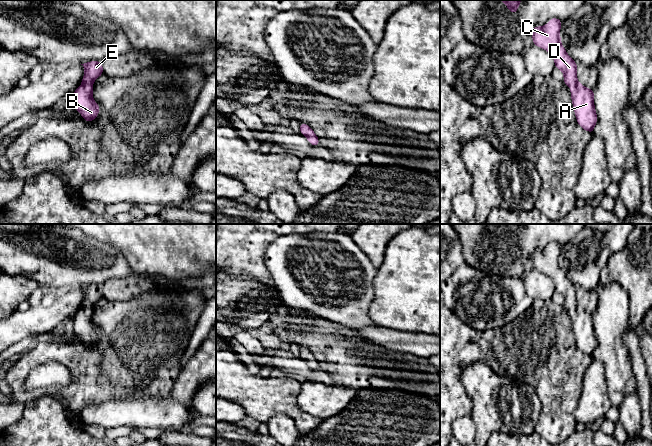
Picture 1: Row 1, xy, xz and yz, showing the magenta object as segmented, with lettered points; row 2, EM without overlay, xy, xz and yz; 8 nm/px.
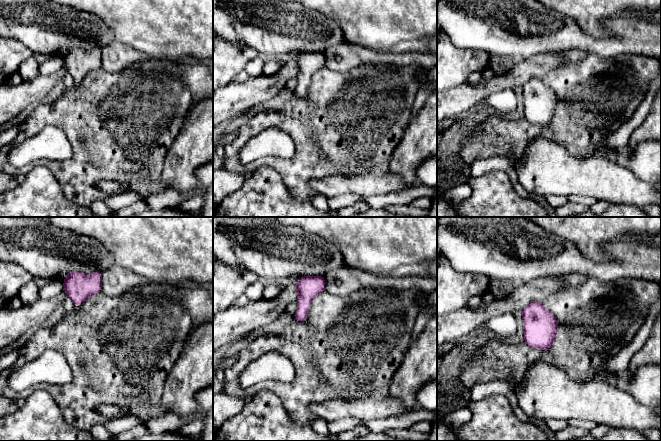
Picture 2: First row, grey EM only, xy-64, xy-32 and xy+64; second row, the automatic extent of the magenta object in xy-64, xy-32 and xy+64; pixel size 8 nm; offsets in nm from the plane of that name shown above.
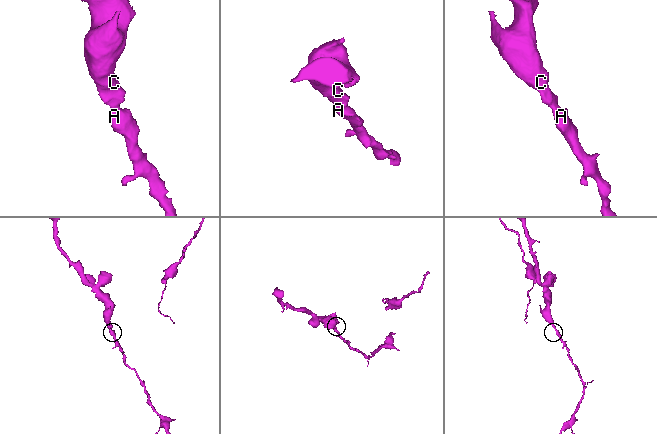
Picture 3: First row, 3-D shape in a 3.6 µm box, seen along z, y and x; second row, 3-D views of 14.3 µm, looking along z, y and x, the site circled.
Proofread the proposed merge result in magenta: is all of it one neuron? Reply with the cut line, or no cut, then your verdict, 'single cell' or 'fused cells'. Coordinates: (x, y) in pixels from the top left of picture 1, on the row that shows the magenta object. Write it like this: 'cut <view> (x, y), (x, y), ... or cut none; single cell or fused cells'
cut none; single cell

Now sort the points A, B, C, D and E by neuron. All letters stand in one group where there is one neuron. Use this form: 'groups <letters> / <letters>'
groups A B C D E

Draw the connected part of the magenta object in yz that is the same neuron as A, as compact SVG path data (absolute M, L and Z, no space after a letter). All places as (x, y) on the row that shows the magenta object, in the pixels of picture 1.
M551 18L543 27L535 26L531 31L533 43L553 56L555 68L563 72L563 82L571 88L570 95L579 126L593 134L597 123L594 90L586 88L577 80L577 63L567 54L561 43L561 23L560 19Z

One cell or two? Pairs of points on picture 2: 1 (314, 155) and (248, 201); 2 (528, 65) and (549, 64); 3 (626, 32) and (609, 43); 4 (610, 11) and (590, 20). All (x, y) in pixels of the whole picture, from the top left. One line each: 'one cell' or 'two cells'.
1: two cells
2: one cell
3: one cell
4: one cell

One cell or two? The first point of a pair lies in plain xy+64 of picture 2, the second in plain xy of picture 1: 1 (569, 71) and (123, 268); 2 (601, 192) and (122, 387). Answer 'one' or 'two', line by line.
1: two
2: two

